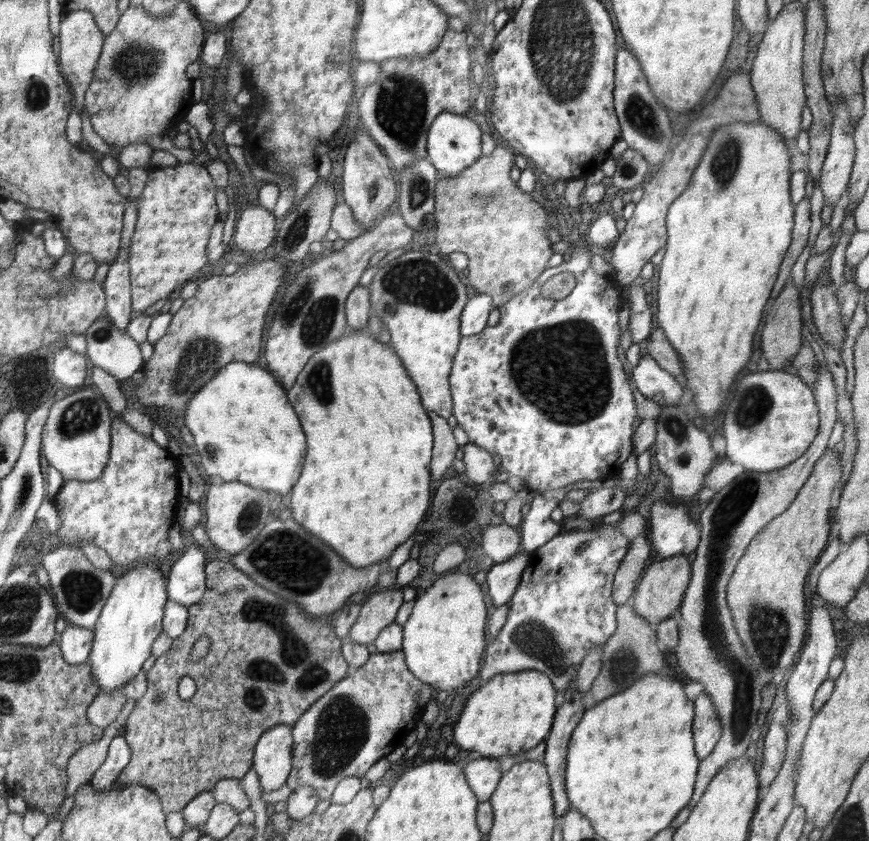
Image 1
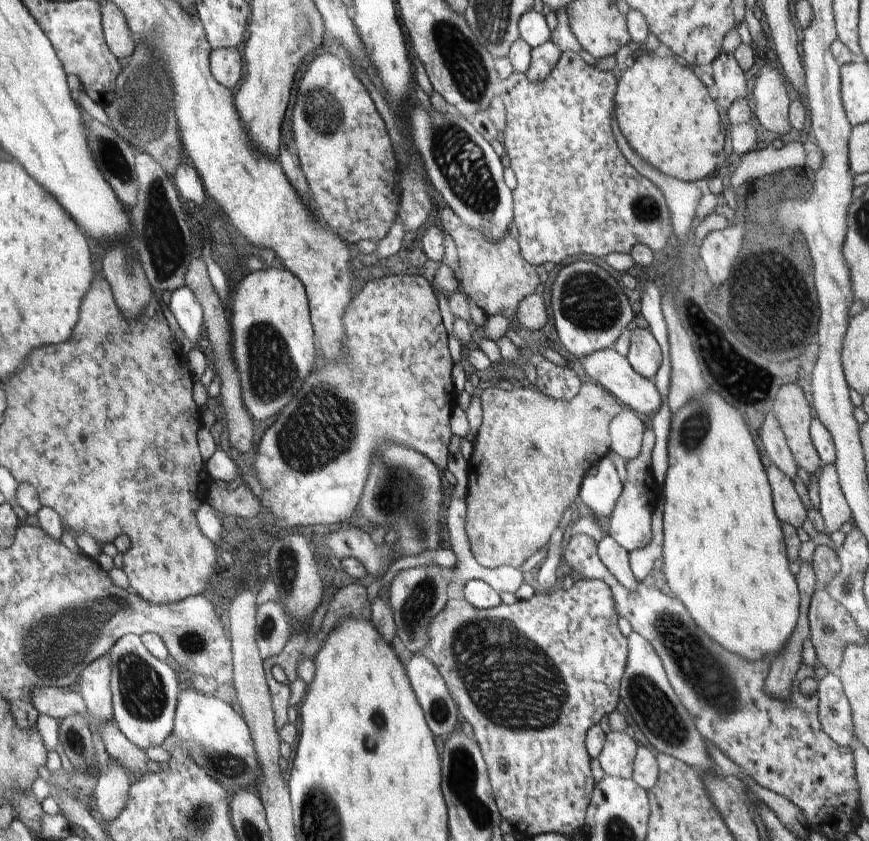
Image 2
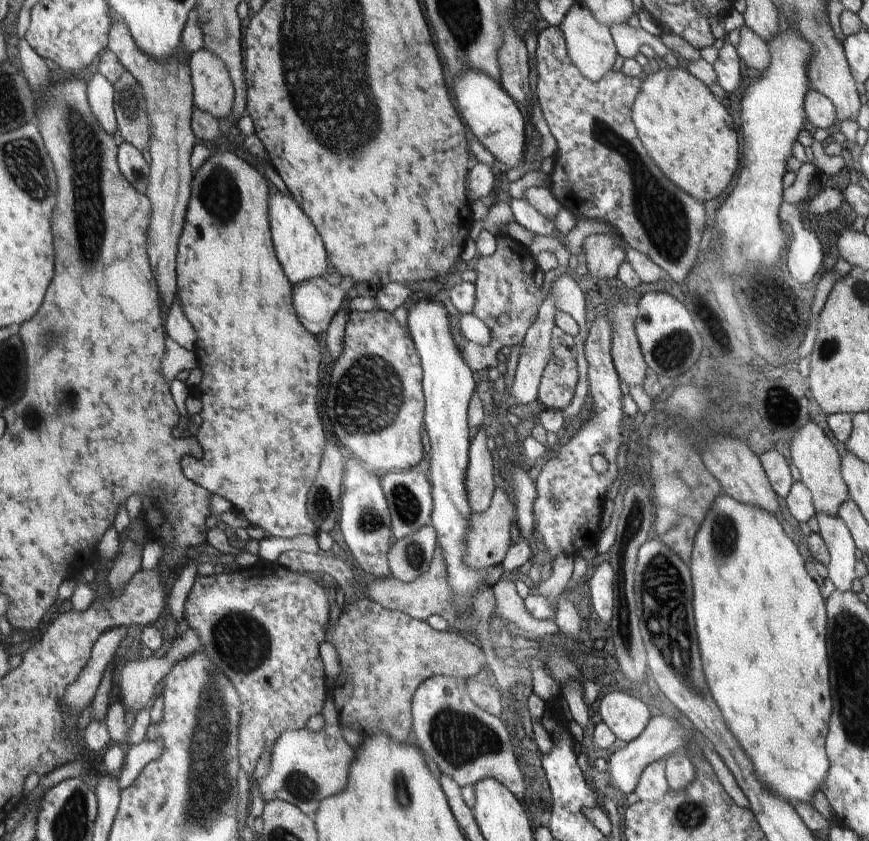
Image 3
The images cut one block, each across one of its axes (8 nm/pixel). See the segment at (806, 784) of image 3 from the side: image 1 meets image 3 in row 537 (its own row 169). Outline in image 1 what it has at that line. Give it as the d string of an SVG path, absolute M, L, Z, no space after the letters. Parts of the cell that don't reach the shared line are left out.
M735 122L735 124L727 124L717 128L709 142L707 142L707 150L703 154L703 158L699 160L689 186L679 194L679 198L675 198L671 202L671 206L667 208L667 218L665 218L665 228L667 228L667 244L665 244L665 256L659 264L657 270L657 326L663 330L665 338L669 340L671 348L677 352L677 360L685 378L687 388L693 394L693 402L691 402L691 414L701 412L705 418L713 418L719 408L723 406L725 398L729 396L729 388L735 382L735 376L741 372L741 368L747 366L747 362L751 360L751 338L761 322L761 310L767 304L773 284L777 280L779 274L779 266L781 260L785 256L785 250L791 242L791 226L793 226L793 202L789 198L789 170L787 170L787 146L785 142L771 132L771 128L763 126L763 124L743 124L743 122Z

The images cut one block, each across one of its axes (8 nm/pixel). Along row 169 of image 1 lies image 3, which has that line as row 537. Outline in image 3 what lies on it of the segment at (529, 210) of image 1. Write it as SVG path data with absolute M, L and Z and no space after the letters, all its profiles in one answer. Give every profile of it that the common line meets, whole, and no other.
M495 490L491 498L491 506L487 508L485 514L471 514L469 518L469 534L465 536L467 544L467 554L465 554L465 564L473 570L489 568L489 566L499 566L511 548L511 538L509 538L509 526L515 518L515 506L507 500L503 490Z

